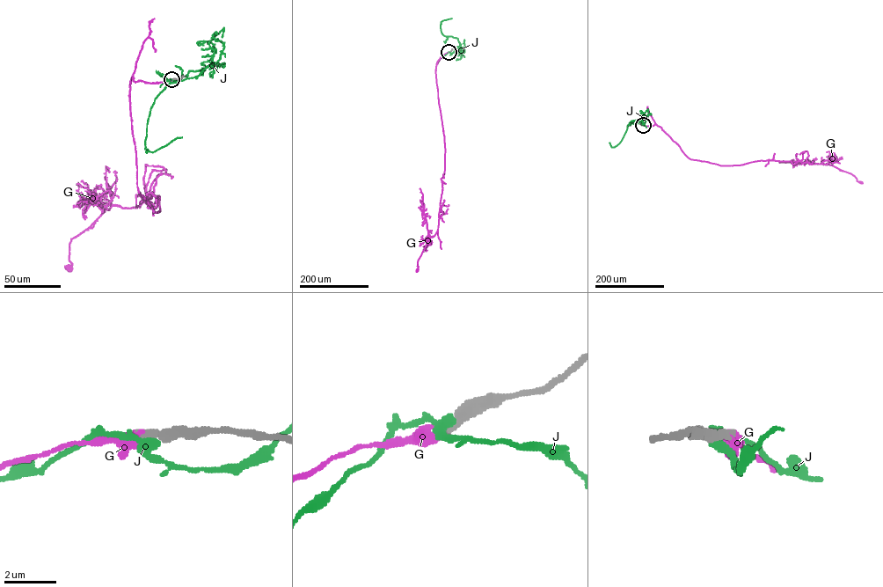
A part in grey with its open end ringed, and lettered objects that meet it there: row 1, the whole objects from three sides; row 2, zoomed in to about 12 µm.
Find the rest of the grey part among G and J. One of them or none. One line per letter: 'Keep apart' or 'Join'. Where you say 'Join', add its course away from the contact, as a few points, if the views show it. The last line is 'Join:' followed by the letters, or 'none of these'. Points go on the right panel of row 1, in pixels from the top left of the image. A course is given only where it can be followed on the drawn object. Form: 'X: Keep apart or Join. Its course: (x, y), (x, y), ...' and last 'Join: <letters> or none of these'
G: Join. Its course: (643, 125), (655, 124), (661, 128), (691, 159), (724, 165), (768, 159), (827, 163), (851, 173), (861, 182)
J: Keep apart
Join: G

